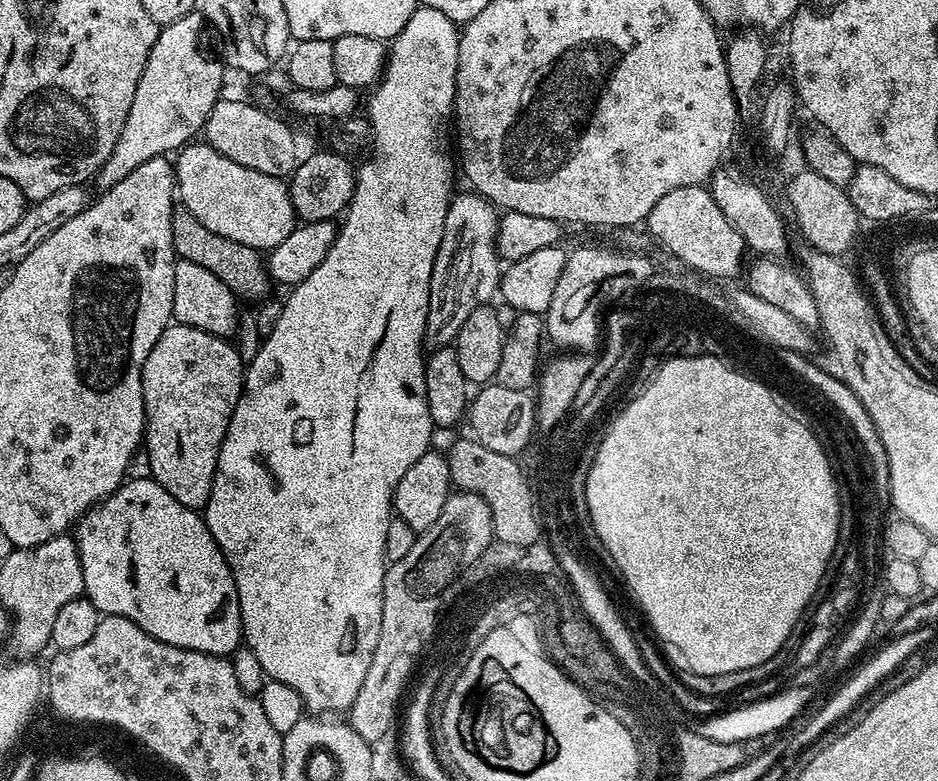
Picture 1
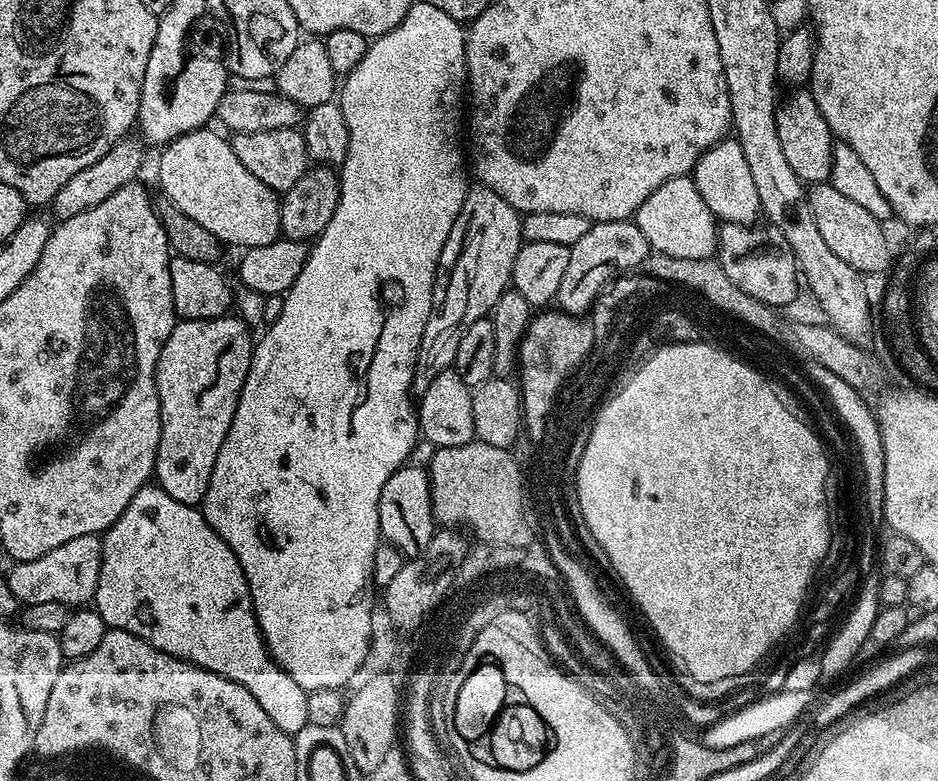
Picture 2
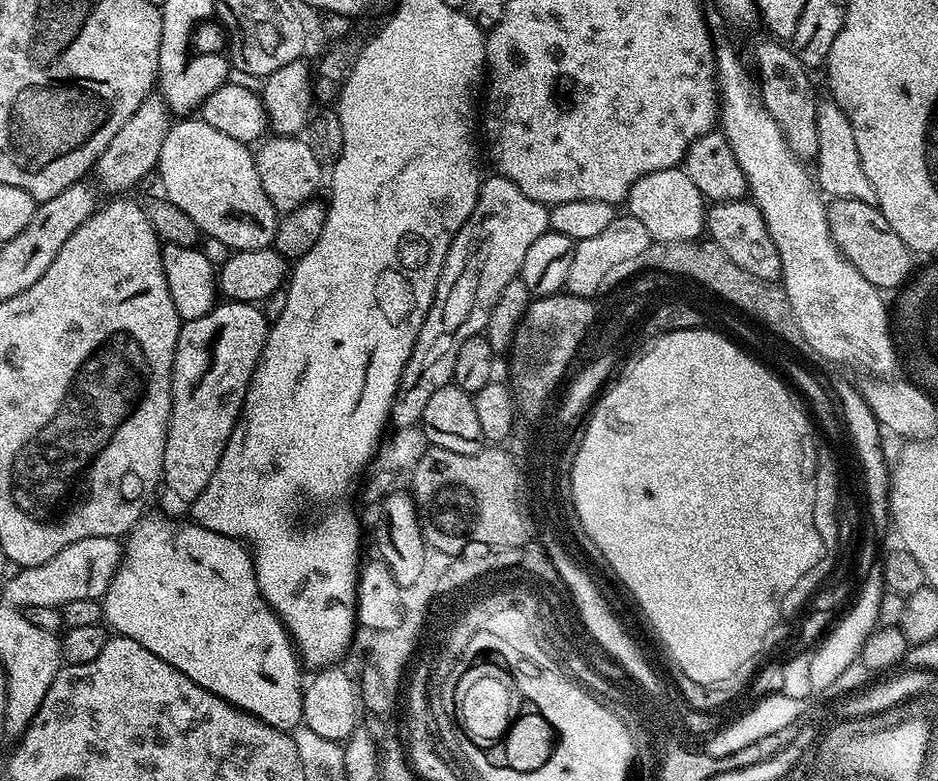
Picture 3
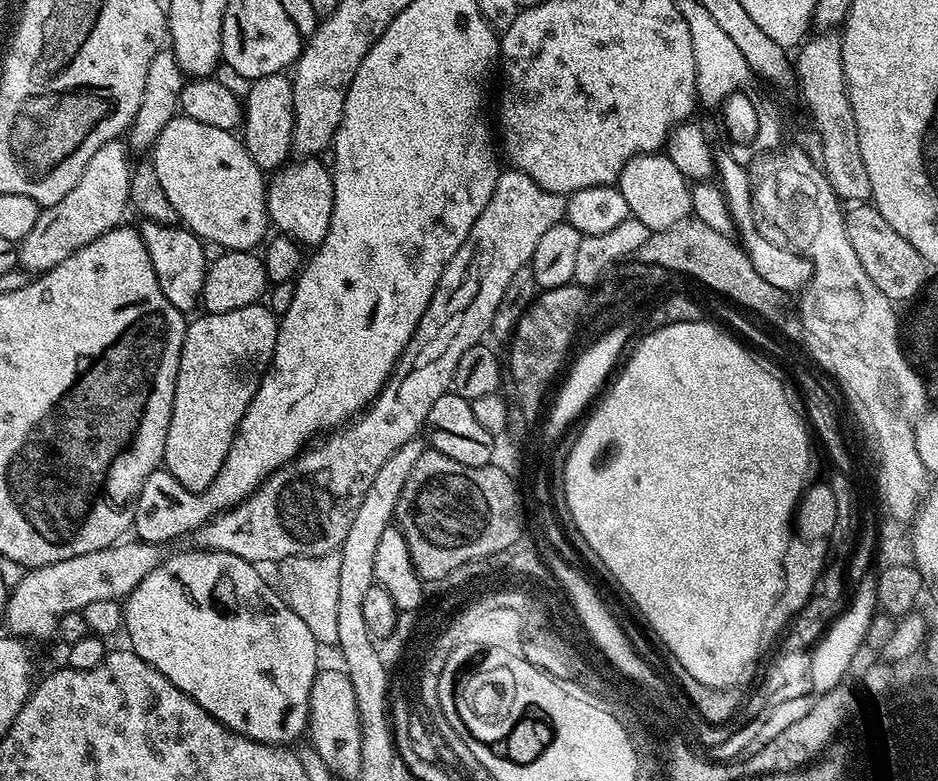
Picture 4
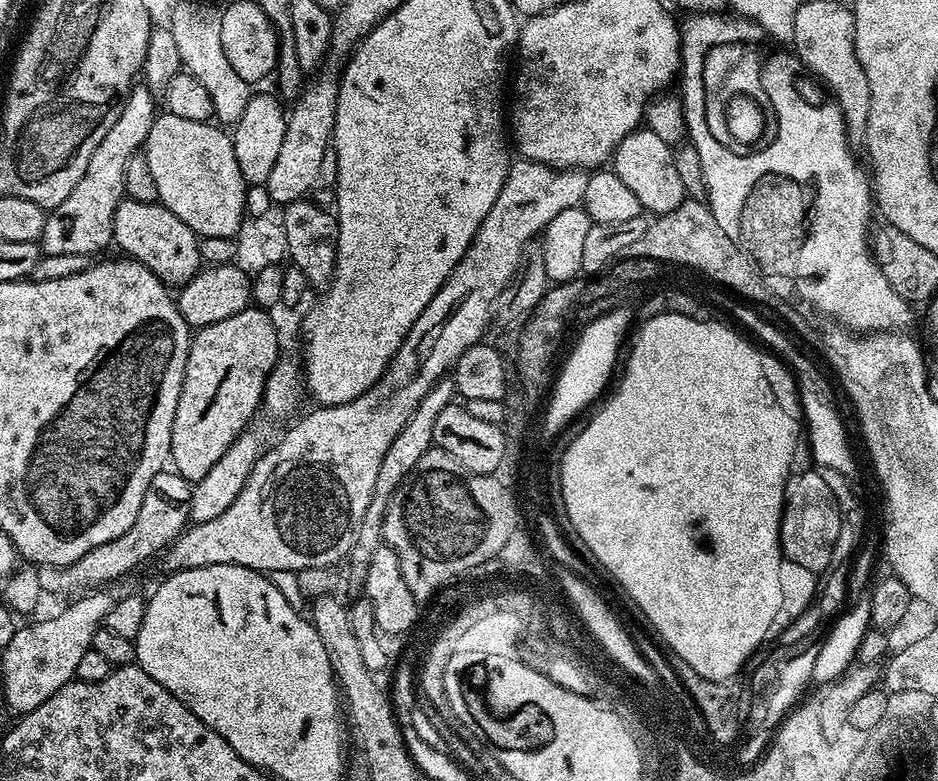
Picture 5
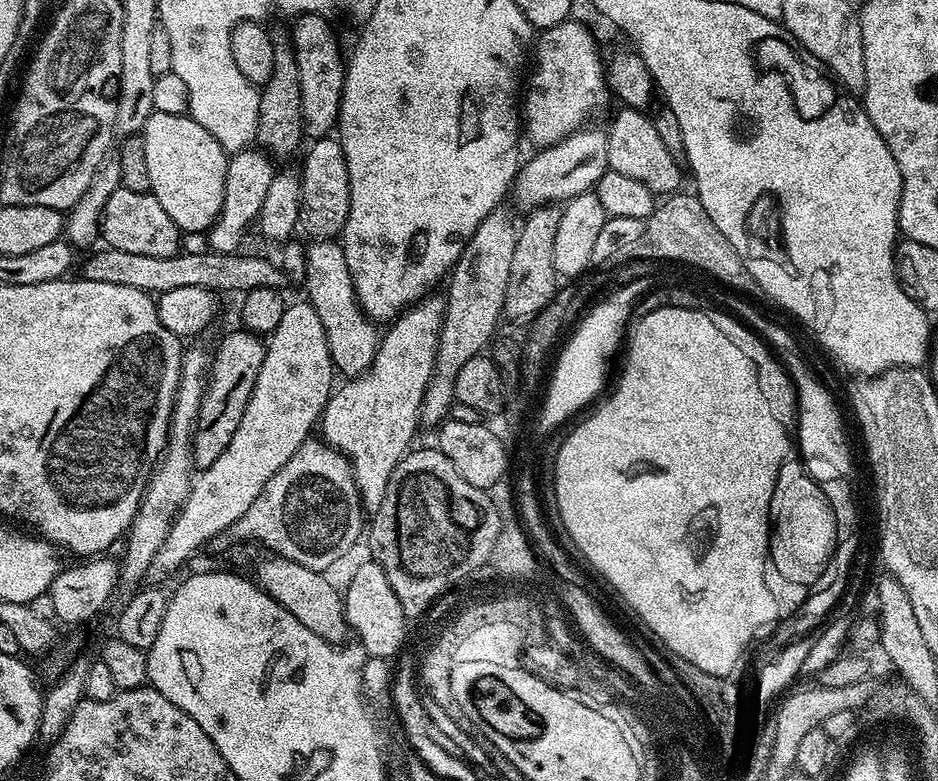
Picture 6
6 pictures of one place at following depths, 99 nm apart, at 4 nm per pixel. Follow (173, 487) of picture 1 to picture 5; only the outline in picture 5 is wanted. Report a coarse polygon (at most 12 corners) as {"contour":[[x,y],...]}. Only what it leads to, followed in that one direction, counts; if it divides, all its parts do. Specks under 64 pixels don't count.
{"contour":[[249,306],[191,337],[170,464],[206,478],[282,356]]}

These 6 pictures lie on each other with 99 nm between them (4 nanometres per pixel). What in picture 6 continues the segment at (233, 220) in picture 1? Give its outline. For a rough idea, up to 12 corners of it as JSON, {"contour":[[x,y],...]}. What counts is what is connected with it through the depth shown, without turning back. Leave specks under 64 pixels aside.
{"contour":[[187,114],[142,135],[152,195],[181,233],[220,213],[230,156]]}

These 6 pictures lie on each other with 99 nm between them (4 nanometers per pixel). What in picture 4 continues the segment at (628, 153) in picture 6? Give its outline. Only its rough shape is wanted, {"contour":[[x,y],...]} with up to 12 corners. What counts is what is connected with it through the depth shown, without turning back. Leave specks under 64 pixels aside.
{"contour":[[644,152],[618,186],[649,233],[693,215],[690,180]]}

